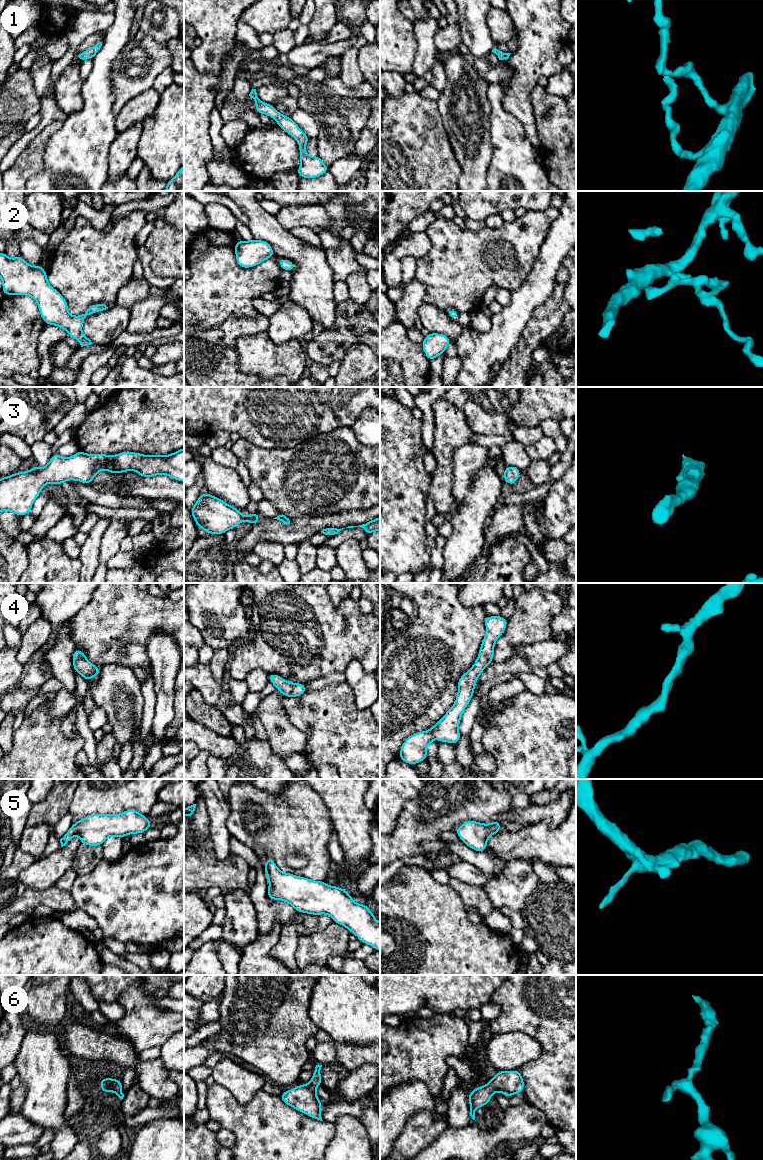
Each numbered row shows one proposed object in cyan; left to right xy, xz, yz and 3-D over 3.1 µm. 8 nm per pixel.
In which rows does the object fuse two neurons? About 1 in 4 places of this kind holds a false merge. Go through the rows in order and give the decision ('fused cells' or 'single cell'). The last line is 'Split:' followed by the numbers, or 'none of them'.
1: single cell
2: single cell
3: single cell
4: single cell
5: single cell
6: single cell
Split: none of them

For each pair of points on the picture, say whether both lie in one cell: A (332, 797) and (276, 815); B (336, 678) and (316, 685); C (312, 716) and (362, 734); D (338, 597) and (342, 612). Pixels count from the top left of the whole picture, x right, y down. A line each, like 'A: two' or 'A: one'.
A: two
B: one
C: one
D: two

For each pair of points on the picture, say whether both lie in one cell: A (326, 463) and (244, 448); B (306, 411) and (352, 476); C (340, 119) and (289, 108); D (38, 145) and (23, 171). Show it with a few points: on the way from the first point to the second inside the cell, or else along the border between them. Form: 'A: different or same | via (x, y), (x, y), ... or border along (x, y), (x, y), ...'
A: same | via (305, 465), (264, 465)
B: different | border along (344, 426), (325, 433), (316, 434), (300, 443)
C: different | border along (296, 100), (299, 107)
D: same | via (35, 151), (32, 159), (26, 165)

